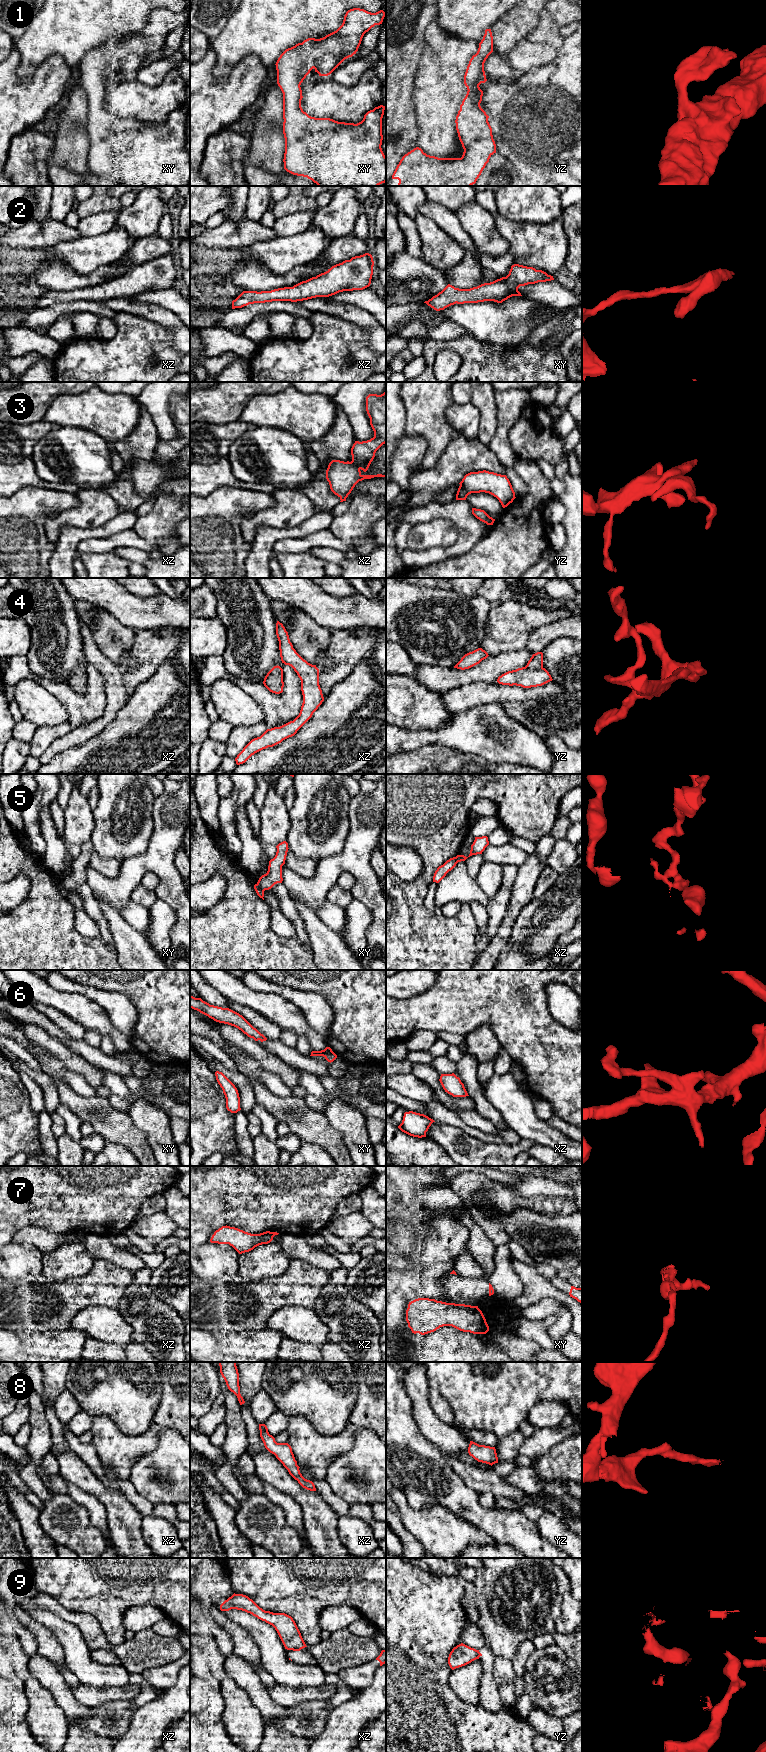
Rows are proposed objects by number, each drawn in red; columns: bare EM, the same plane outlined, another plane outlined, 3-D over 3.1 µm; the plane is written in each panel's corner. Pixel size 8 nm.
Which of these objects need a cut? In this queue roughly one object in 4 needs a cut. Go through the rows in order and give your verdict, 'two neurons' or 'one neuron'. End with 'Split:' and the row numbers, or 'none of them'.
1: one neuron
2: one neuron
3: one neuron
4: one neuron
5: two neurons
6: one neuron
7: two neurons
8: one neuron
9: two neurons
Split: 5, 7, 9

